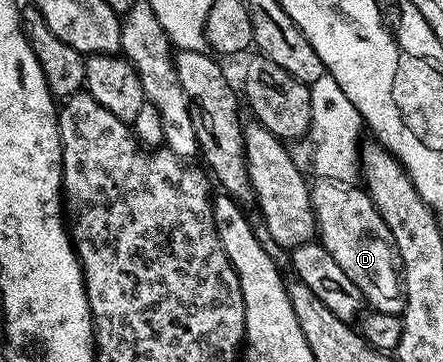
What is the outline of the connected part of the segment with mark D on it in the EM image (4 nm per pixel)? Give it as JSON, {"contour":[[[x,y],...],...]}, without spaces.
{"contour":[[[314,180],[311,203],[317,212],[319,244],[343,267],[343,275],[359,287],[362,298],[374,310],[400,314],[405,307],[405,291],[399,272],[397,246],[383,215],[364,188],[344,181]]]}

